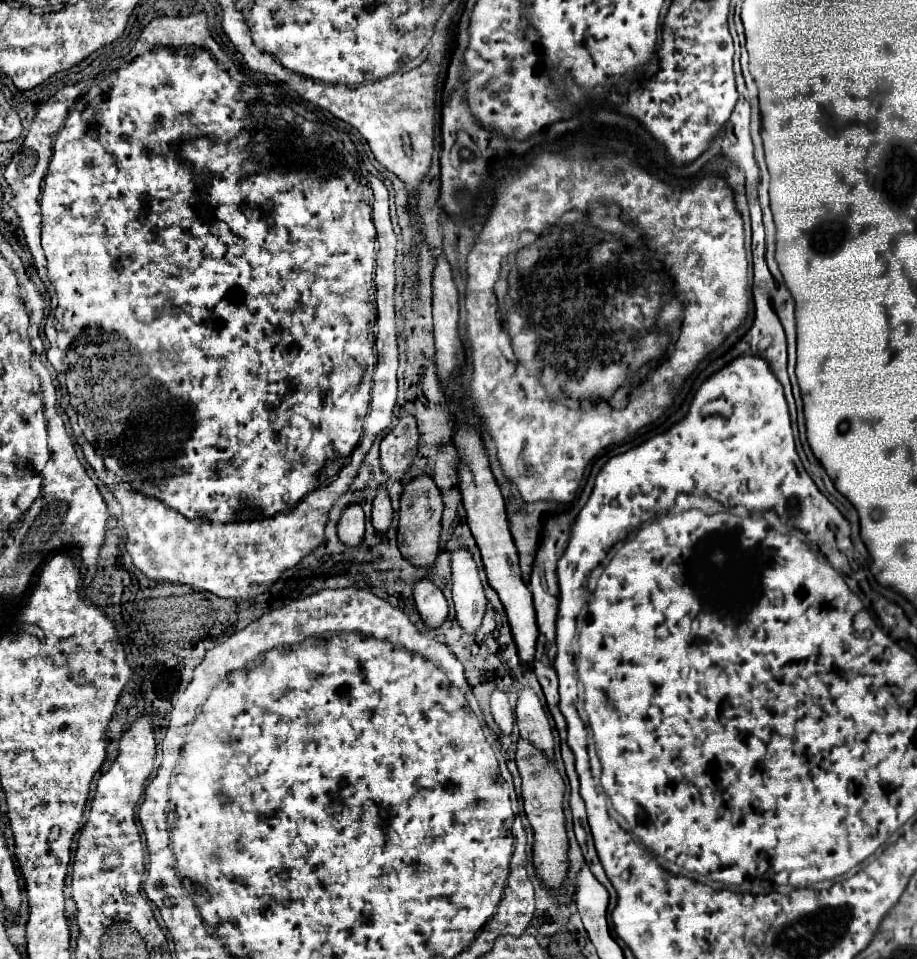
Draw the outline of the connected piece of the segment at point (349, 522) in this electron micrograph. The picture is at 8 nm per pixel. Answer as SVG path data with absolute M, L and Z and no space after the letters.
M350 505L344 509L338 521L338 537L348 547L358 547L364 539L364 511L360 505Z

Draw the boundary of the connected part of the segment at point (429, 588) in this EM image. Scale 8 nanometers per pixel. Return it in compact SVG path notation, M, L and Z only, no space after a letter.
M422 579L414 585L414 599L416 599L416 609L426 627L436 629L446 621L448 617L446 597L430 579Z

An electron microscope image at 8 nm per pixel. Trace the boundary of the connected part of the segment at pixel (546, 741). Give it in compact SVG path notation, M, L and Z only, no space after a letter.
M522 689L516 705L516 725L522 739L530 741L548 759L554 759L554 737L548 717L530 689Z

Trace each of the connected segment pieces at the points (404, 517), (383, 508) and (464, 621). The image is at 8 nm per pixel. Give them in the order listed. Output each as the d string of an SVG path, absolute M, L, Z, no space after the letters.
M422 475L404 487L398 511L398 547L404 559L410 559L416 567L432 567L440 553L440 529L442 529L442 497L438 487L428 475Z
M378 489L378 495L372 505L372 525L378 535L386 535L392 525L392 505L384 489Z
M456 549L452 555L452 599L456 607L456 619L460 627L476 635L482 625L482 617L486 613L486 597L484 587L478 577L476 563L472 561L472 553L468 549Z

